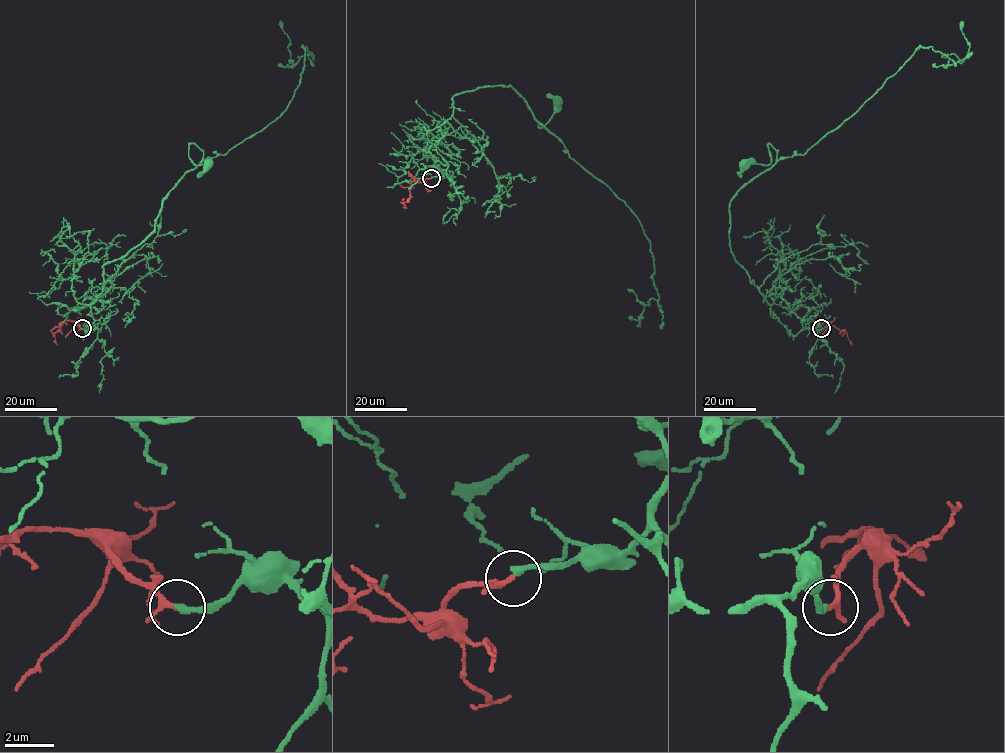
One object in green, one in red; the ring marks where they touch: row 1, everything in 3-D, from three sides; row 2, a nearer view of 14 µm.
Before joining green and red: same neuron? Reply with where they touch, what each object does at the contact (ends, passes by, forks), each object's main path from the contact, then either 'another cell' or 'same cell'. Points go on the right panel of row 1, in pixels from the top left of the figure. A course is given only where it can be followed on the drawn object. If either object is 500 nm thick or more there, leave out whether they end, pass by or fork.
place (821, 328); green ends; red passes by; course green (821, 328), (793, 335), (734, 258), (729, 203), (775, 163), (777, 152), (768, 143), (769, 164), (744, 165); course red (821, 328), (825, 321), (844, 330), (851, 345); same cell

